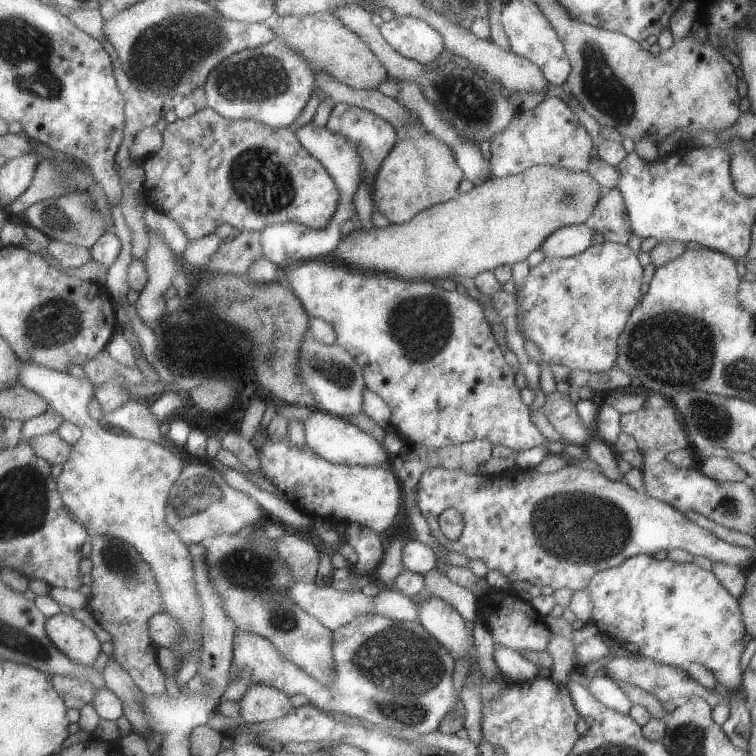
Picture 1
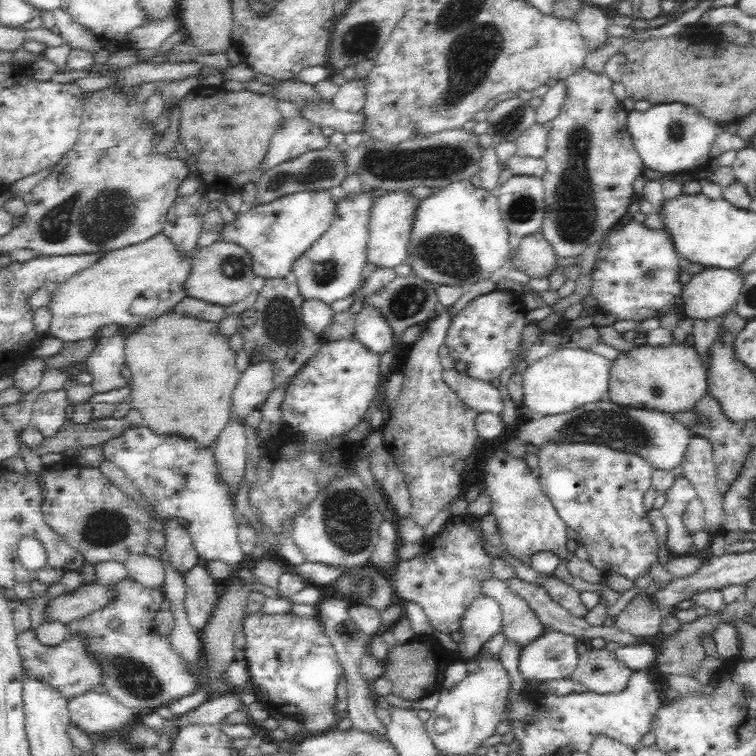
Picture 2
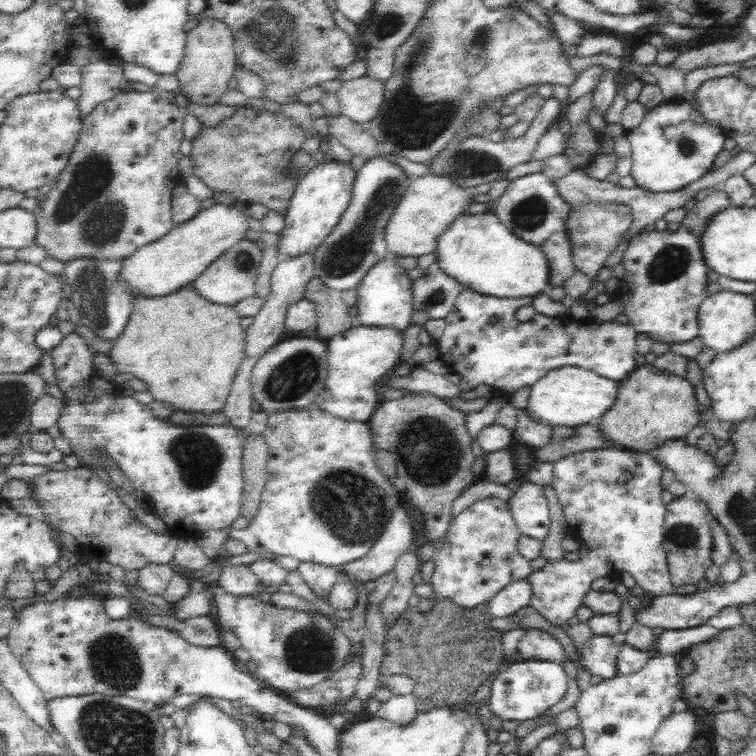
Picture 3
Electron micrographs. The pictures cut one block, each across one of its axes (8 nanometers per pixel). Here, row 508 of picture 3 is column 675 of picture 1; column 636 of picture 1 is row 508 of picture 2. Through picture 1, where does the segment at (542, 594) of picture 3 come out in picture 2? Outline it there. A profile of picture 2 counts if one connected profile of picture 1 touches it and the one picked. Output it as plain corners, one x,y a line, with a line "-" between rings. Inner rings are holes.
548,443
540,447
539,458
540,476
539,484
548,496
548,499
553,503
555,510
558,512
559,518
566,524
566,527
571,528
577,534
578,545
583,546
588,553
587,562
601,570
604,576
617,574
626,577
628,580
635,580
638,577
649,574
650,567
658,560
659,545
657,536
653,530
653,526
649,520
649,512
645,508
644,497
647,491
652,488
652,465
646,462
642,457
630,452
616,450
603,444
594,443

